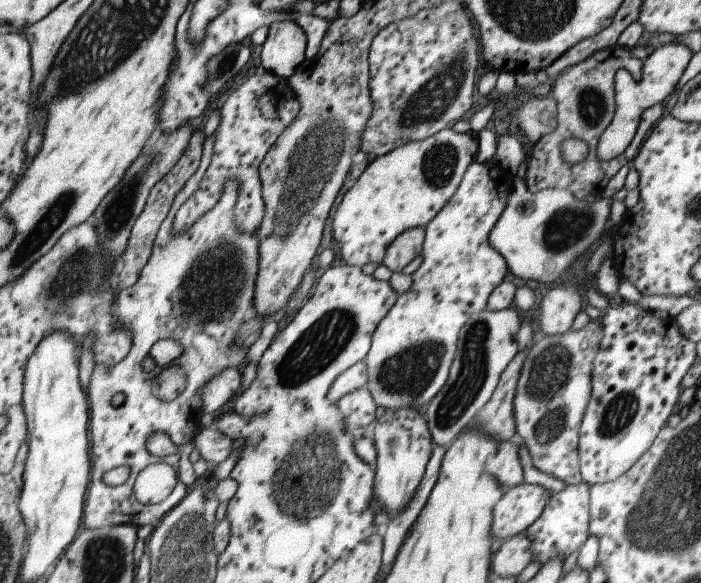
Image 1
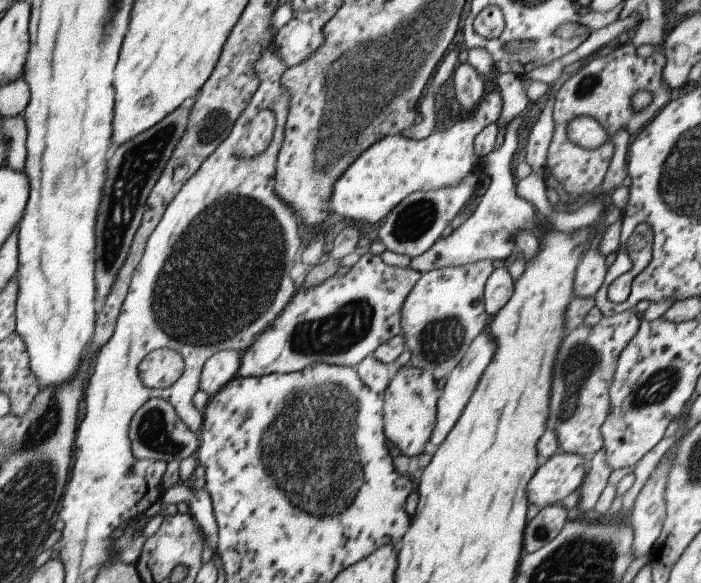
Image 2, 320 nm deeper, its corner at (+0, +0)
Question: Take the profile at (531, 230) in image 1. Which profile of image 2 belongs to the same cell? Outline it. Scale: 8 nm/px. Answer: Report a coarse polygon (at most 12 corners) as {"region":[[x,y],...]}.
{"region":[[522,114],[478,157],[489,184],[474,211],[409,266],[420,273],[513,252],[533,228],[509,169]]}

